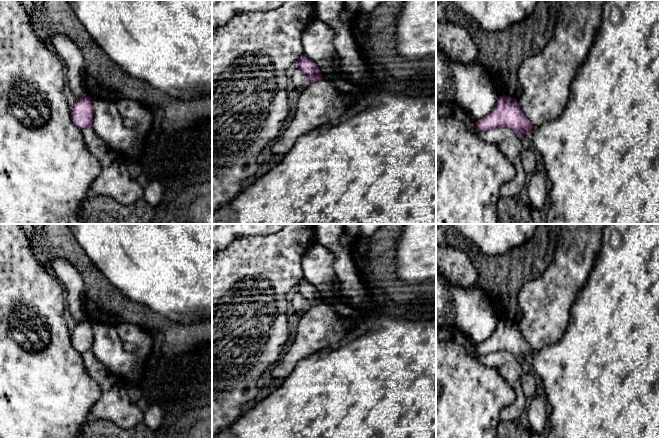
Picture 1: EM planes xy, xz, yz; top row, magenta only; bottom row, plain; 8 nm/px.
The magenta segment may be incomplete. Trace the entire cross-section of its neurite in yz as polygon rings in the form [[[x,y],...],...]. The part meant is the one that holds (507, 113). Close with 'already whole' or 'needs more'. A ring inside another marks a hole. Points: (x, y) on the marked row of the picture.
[[[504,95],[499,96],[495,107],[489,114],[477,121],[476,127],[479,131],[507,127],[520,136],[531,131],[534,126],[521,111],[517,99]]]; already whole

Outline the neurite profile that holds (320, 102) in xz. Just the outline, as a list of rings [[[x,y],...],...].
[[[342,76],[310,83],[300,93],[291,124],[271,142],[272,152],[285,155],[299,137],[354,107],[370,87],[361,86]]]

